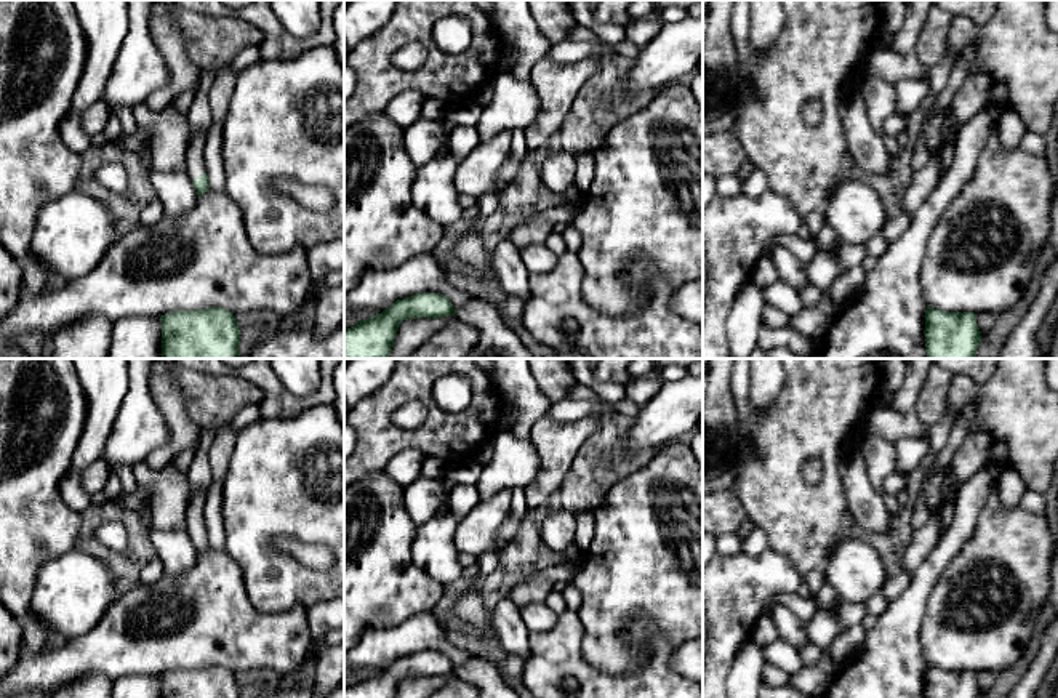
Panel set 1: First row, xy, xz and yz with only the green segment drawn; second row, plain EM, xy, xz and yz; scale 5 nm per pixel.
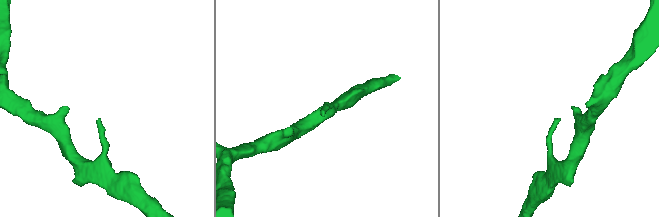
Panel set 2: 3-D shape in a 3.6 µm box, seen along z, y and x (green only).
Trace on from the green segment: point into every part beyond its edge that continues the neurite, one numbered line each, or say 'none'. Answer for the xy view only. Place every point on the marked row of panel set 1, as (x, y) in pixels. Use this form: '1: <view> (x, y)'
1: xy (196, 164)

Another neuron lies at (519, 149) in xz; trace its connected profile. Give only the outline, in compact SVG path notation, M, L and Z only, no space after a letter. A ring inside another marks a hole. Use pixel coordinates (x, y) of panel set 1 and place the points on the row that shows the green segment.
M519 128L511 131L511 157L523 160L528 155L530 149L527 146L525 130Z

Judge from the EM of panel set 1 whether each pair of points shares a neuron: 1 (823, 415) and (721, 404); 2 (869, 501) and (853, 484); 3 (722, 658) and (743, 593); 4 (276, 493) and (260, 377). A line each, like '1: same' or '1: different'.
1: different
2: same
3: same
4: different

